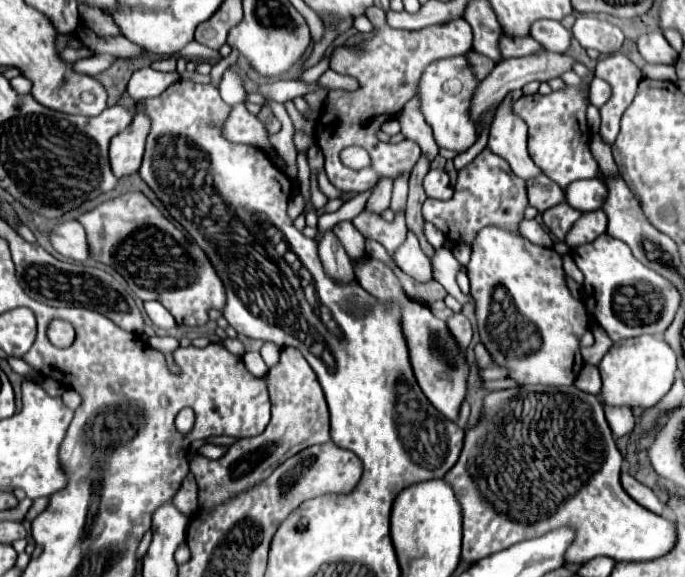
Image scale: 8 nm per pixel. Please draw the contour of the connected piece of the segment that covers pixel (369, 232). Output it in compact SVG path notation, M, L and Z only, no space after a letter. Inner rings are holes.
M363 210L359 216L353 218L353 224L359 232L363 232L365 238L381 242L391 256L395 248L405 242L405 234L407 234L405 212L395 214L393 222L385 222L381 216L375 216L375 212Z

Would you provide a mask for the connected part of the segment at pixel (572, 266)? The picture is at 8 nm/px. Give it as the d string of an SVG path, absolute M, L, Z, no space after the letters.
M569 254L563 256L563 270L565 270L565 274L571 276L577 284L583 284L583 274L581 274L581 270L577 268L577 264L573 262L573 258L571 258Z

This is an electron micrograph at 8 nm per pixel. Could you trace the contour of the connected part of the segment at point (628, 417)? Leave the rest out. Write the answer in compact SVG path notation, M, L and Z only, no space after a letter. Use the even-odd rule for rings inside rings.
M605 406L605 416L607 416L607 422L613 430L613 436L619 438L619 436L625 436L633 430L633 412L631 408L611 408L611 406ZM627 412L627 414L625 414Z

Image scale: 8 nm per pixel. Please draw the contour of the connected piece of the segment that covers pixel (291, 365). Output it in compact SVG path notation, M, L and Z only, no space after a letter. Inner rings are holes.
M283 348L281 360L269 368L267 386L271 396L271 422L263 434L253 438L241 438L229 446L227 454L219 460L209 460L199 454L191 454L189 470L195 474L199 486L199 502L203 508L213 508L227 498L251 488L255 482L265 480L277 466L295 456L297 452L313 446L325 444L329 436L329 410L325 404L323 390L317 382L315 372L297 348Z

